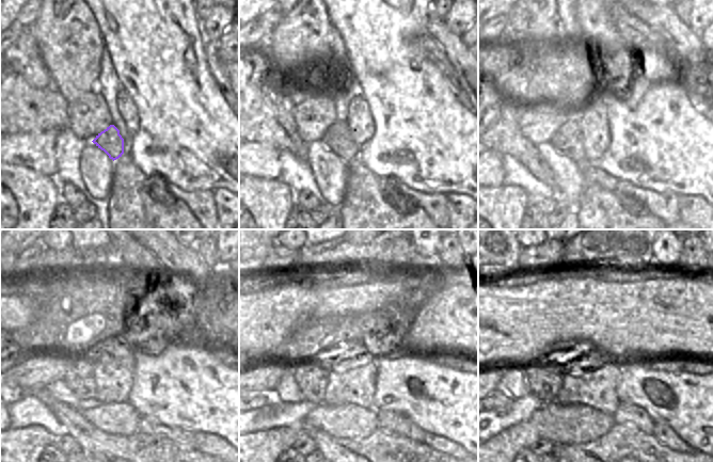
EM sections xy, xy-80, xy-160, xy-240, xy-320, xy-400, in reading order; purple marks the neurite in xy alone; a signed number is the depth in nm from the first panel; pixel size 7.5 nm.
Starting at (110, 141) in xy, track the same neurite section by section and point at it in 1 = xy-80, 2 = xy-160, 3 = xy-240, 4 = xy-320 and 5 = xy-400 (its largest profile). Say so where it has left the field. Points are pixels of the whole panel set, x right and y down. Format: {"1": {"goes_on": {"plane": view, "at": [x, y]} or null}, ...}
{"1": {"goes_on": {"plane": "xy-80", "at": [337, 139]}}, "2": {"goes_on": {"plane": "xy-160", "at": [568, 141]}}, "3": {"goes_on": {"plane": "xy-240", "at": [79, 378]}}, "4": {"goes_on": {"plane": "xy-320", "at": [311, 378]}}, "5": {"goes_on": {"plane": "xy-400", "at": [544, 381]}}}

